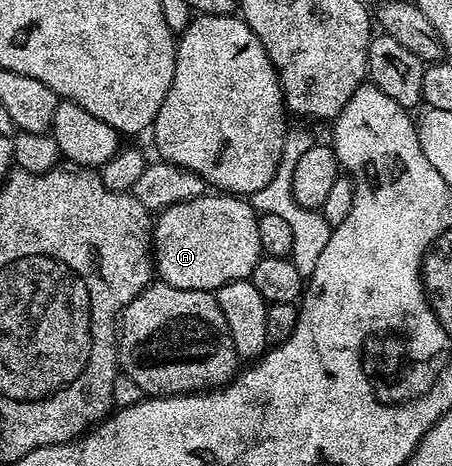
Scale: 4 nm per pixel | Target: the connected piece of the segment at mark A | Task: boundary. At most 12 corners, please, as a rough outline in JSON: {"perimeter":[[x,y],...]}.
{"perimeter":[[205,193],[161,210],[157,276],[215,292],[263,254],[245,198]]}

